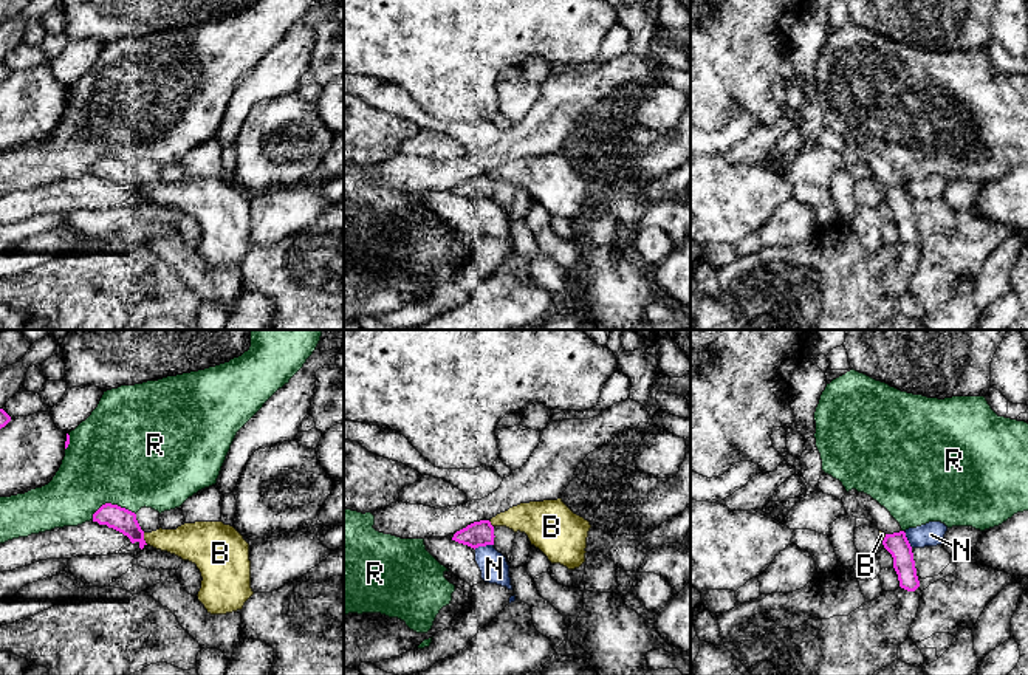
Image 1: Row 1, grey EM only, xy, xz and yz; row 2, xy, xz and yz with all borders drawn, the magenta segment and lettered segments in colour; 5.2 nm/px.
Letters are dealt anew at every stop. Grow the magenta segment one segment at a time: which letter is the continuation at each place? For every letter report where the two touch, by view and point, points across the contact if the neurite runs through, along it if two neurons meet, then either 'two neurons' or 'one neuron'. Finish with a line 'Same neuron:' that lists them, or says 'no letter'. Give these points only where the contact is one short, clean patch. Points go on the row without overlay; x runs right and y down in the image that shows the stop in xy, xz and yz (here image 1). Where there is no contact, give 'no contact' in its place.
B: meets magenta in xy at (143, 192); two neurons
N: meets magenta in xz at (483, 198); two neurons
R: meets magenta in xy at (112, 158); two neurons
Same neuron: no letter

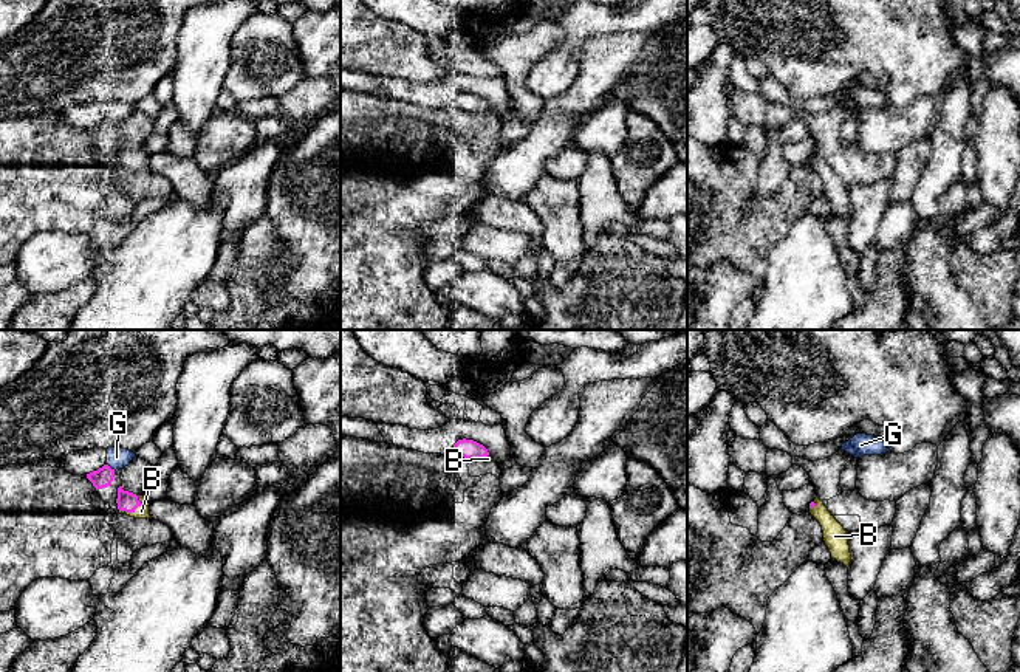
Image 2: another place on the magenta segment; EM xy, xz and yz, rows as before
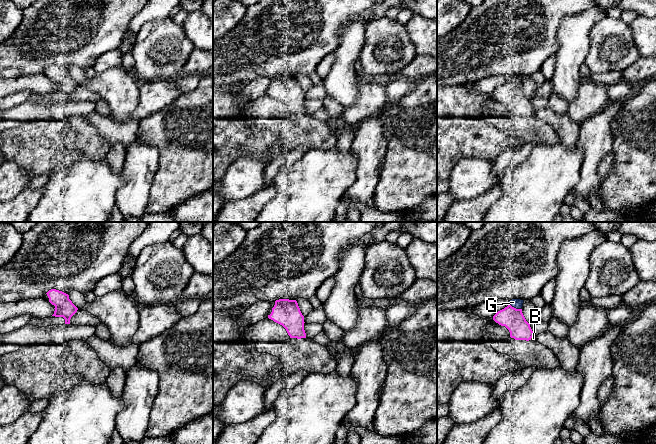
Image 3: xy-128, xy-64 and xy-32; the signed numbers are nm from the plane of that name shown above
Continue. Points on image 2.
B: meets magenta in xy at (133, 163); one neuron
G: meets magenta in xy at (110, 121); two neurons
Same neuron: B

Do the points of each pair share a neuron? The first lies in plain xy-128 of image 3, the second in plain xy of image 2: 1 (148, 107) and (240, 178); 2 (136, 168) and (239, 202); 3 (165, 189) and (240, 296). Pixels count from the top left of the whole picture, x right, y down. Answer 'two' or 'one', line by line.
1: two
2: one
3: two

